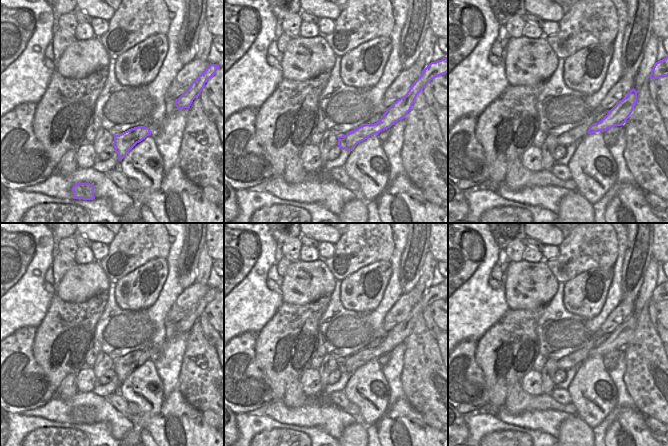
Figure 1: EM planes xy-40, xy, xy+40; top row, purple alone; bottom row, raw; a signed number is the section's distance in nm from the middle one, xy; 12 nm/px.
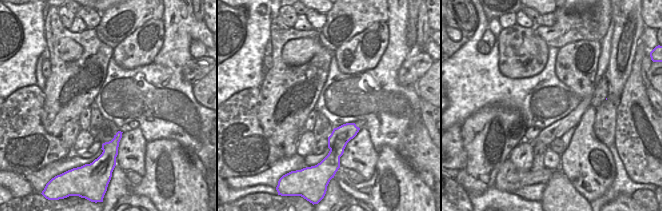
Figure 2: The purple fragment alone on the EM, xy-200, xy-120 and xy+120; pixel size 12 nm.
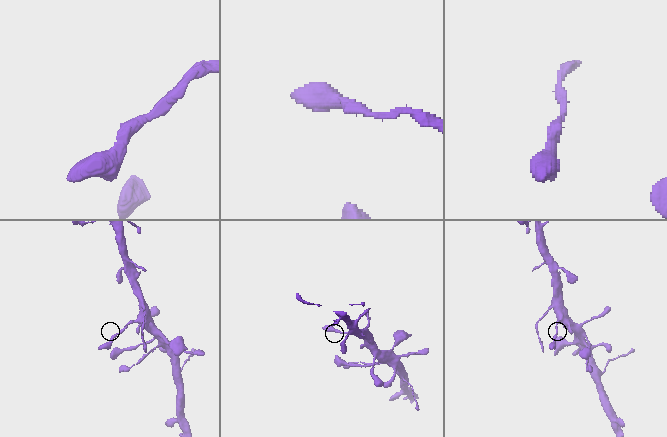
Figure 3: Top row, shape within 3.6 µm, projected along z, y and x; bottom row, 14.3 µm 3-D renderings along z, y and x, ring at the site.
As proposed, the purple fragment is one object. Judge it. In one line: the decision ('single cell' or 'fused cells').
single cell

